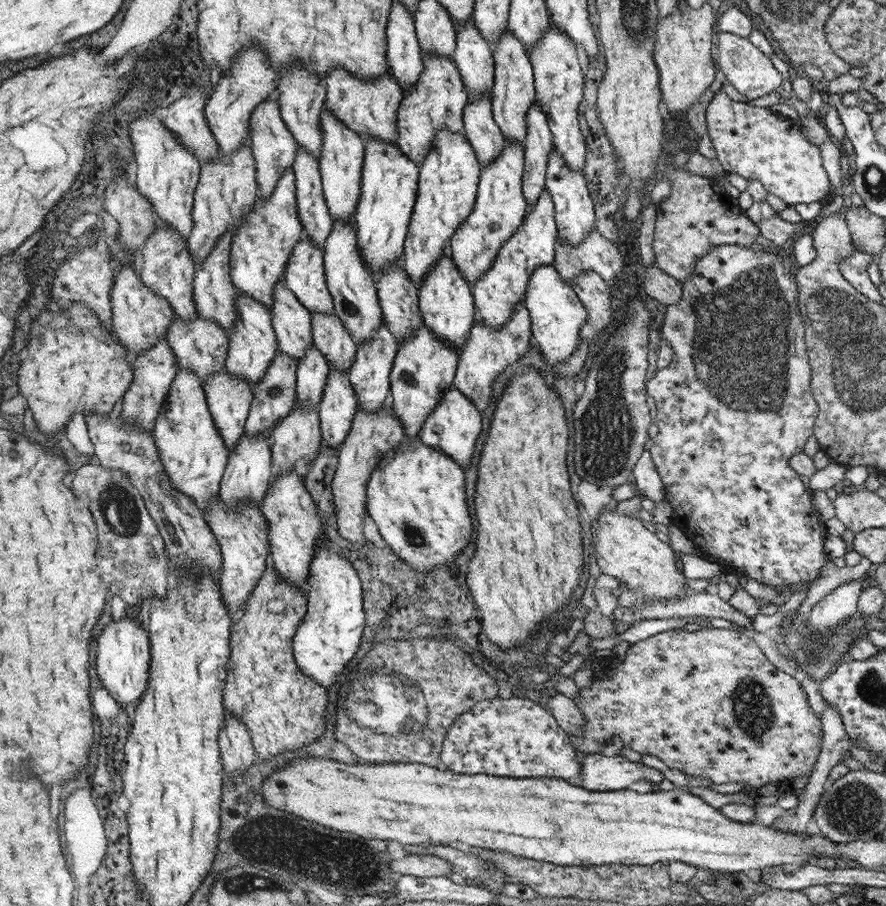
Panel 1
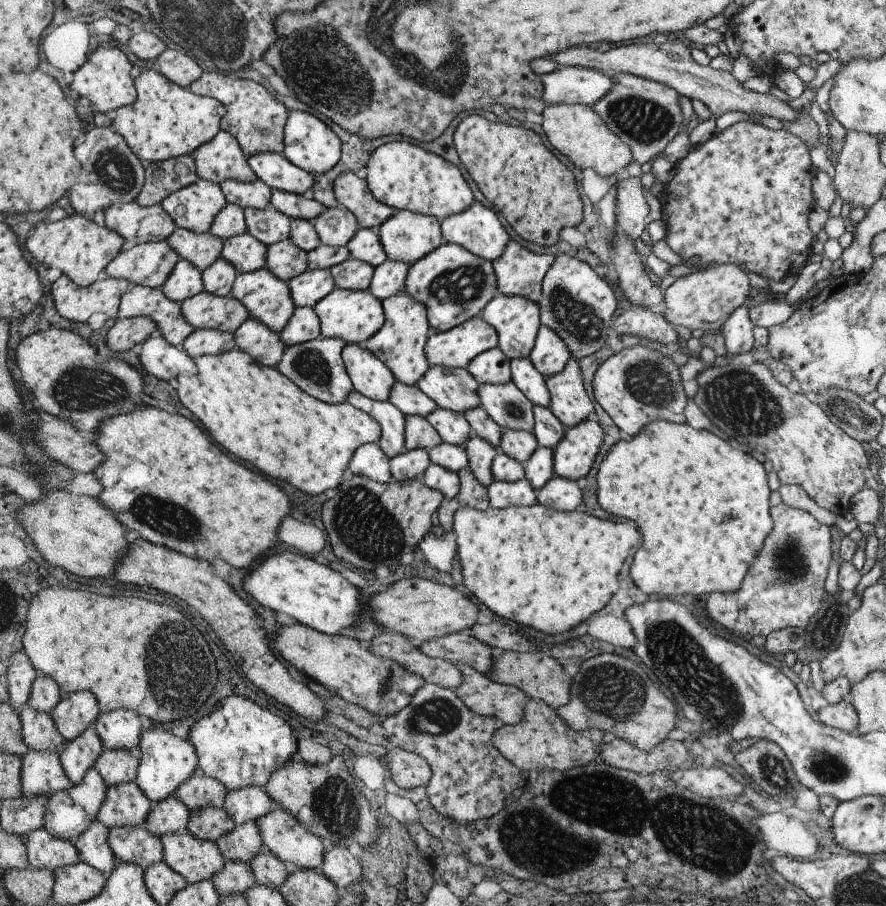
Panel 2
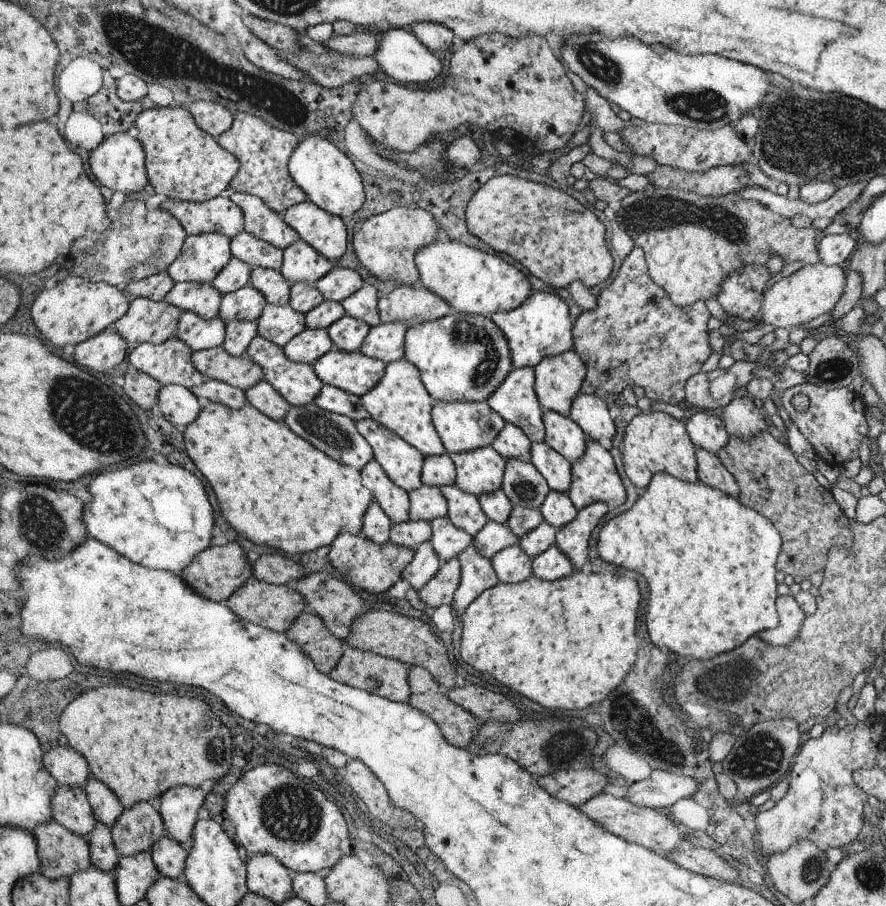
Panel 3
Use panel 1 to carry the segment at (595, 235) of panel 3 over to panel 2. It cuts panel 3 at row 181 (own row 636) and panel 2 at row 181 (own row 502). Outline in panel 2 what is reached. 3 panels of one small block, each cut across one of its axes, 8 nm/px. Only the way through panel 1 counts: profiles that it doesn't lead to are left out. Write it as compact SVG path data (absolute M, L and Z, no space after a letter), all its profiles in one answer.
M469 114L457 124L453 144L479 192L523 240L539 246L555 246L563 228L577 228L581 224L583 202L577 176L547 150L533 130L495 124Z

